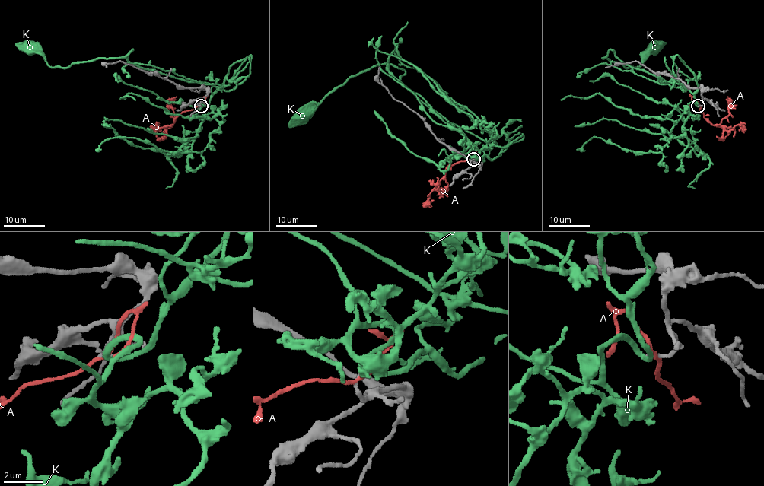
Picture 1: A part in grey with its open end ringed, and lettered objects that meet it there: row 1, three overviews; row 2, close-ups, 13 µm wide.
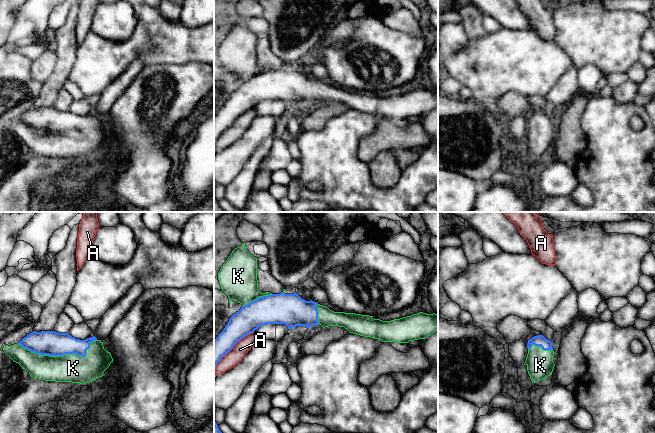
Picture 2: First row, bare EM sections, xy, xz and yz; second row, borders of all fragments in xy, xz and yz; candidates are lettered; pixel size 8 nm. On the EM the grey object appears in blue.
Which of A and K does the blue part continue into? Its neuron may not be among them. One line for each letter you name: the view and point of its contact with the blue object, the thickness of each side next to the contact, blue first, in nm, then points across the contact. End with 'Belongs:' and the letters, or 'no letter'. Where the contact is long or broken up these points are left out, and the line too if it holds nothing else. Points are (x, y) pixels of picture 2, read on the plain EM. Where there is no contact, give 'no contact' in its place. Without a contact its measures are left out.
K: xy (60, 131) | 200/220 nm
Belongs: K

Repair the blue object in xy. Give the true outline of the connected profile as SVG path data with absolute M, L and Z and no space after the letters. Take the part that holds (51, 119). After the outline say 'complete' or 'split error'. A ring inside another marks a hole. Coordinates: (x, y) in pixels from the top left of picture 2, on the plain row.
M33 107L17 120L5 121L3 127L22 145L27 146L33 154L82 161L102 153L104 147L113 138L110 128L104 125L103 118L95 112L80 116L68 109L55 107Z | split error

